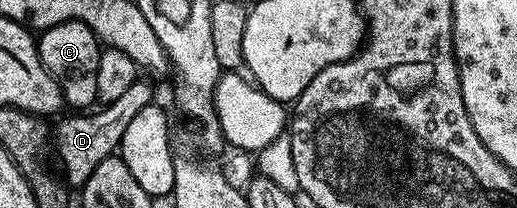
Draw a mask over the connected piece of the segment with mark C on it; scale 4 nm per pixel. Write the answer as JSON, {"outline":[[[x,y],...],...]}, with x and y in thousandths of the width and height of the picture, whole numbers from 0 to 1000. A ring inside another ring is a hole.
{"outline":[[[122,101],[83,144],[75,163],[74,212],[81,303],[112,399],[126,510],[141,505],[147,519],[141,529],[147,534],[162,534],[184,510],[190,438],[190,284],[197,231],[197,202],[184,149],[157,101]]]}

